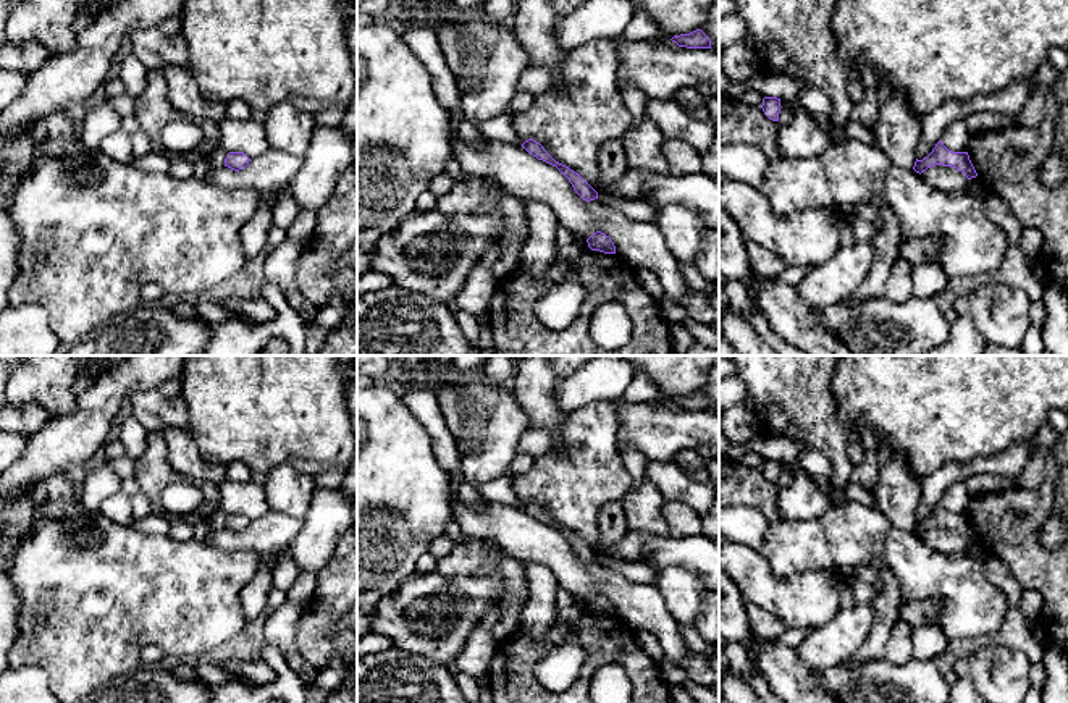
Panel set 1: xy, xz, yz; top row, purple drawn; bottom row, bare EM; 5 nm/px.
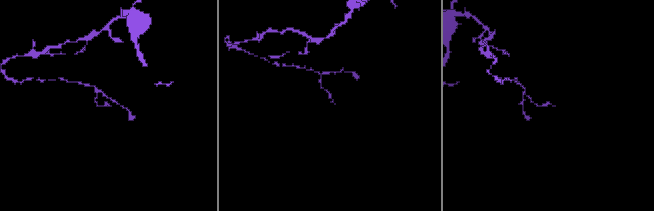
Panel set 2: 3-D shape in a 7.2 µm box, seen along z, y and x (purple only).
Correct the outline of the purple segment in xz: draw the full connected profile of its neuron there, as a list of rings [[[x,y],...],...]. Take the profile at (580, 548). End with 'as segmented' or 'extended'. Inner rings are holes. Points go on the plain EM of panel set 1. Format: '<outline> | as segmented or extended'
[[[528,501],[522,506],[522,509],[532,516],[533,519],[536,519],[538,522],[543,522],[553,528],[556,528],[572,546],[574,553],[587,564],[598,561],[598,554],[574,532],[570,532],[569,528],[556,524],[546,512],[545,509],[533,503]]] | as segmented

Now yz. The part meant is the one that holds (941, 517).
[[[942,503],[936,506],[927,519],[924,519],[923,522],[916,520],[913,532],[921,537],[923,533],[936,527],[957,530],[968,541],[978,538],[968,514],[952,514],[942,506]]] | as segmented

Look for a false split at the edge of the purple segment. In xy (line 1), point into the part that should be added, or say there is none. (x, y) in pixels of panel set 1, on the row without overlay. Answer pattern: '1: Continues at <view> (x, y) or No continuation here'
1: No continuation here

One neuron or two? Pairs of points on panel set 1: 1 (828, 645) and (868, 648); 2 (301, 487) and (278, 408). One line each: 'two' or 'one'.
1: two
2: two

